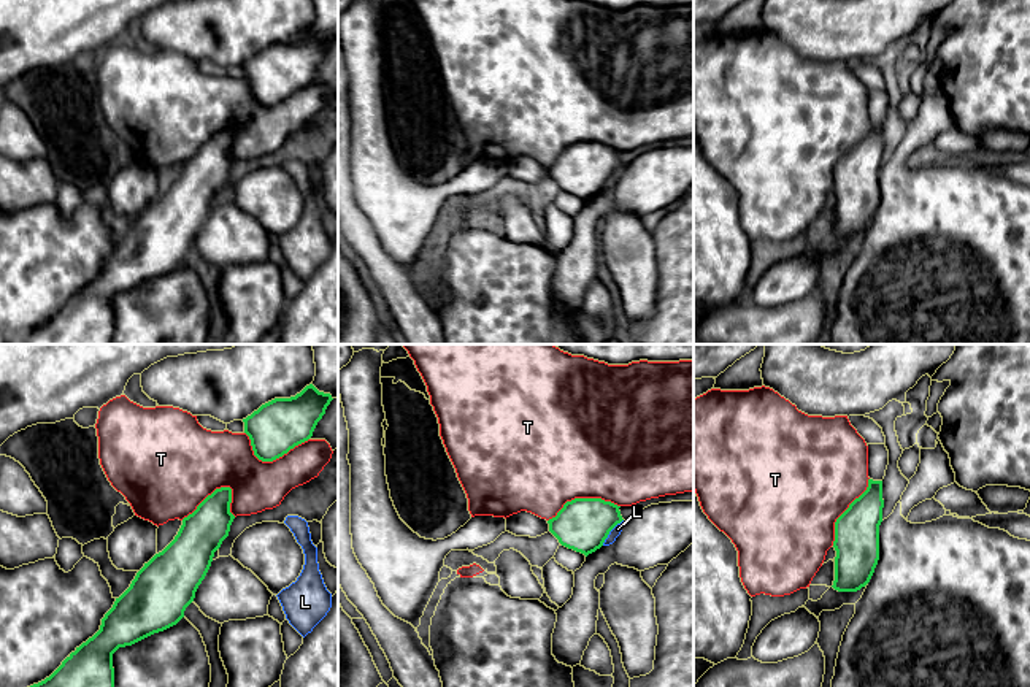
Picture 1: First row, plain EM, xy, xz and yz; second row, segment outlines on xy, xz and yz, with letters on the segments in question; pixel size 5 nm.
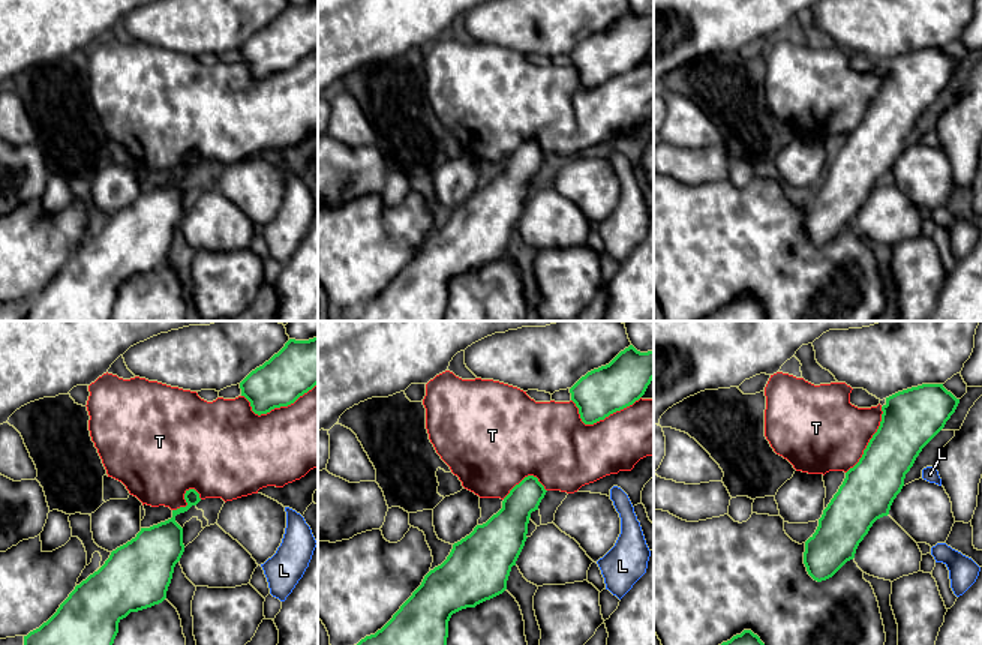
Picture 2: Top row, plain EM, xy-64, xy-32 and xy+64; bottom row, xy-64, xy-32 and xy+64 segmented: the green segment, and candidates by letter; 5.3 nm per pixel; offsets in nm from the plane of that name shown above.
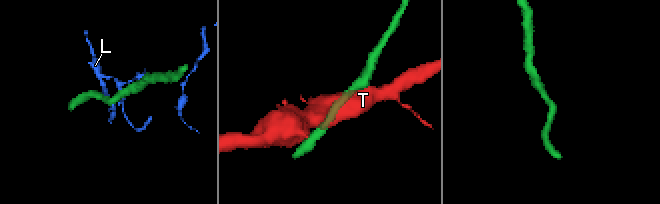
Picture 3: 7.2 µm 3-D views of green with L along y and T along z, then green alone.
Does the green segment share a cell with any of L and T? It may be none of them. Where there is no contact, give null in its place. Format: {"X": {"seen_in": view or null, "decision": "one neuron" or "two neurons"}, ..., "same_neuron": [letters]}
{"L": {"seen_in": "xz", "decision": "two neurons"}, "T": {"seen_in": "xy", "decision": "two neurons"}, "same_neuron": []}

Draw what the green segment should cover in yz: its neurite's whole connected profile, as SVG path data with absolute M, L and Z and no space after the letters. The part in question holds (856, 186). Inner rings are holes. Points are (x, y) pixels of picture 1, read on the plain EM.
M868 124L867 135L835 167L835 225L838 236L865 232L879 205L882 125Z

